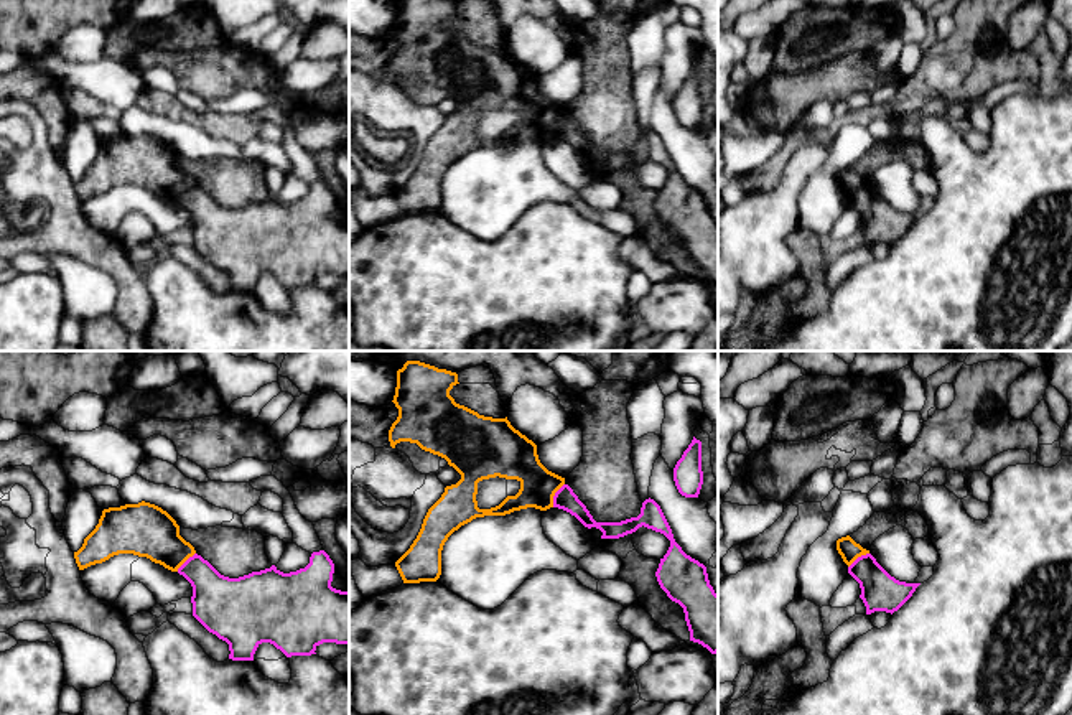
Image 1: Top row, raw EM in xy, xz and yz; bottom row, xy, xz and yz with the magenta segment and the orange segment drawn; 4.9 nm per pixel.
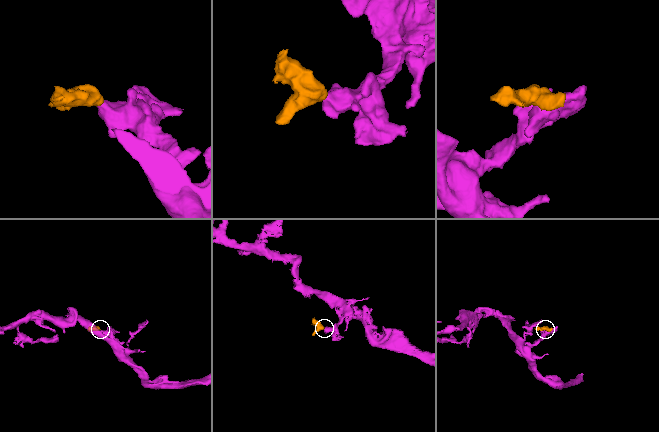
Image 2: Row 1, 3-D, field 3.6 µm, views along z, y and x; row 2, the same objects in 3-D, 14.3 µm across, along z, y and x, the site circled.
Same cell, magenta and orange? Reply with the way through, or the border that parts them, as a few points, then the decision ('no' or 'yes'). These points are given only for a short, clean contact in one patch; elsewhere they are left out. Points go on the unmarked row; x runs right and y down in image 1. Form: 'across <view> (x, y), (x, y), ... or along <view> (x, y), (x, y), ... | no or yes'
along xz (563, 114), (555, 124), (552, 137) | no

